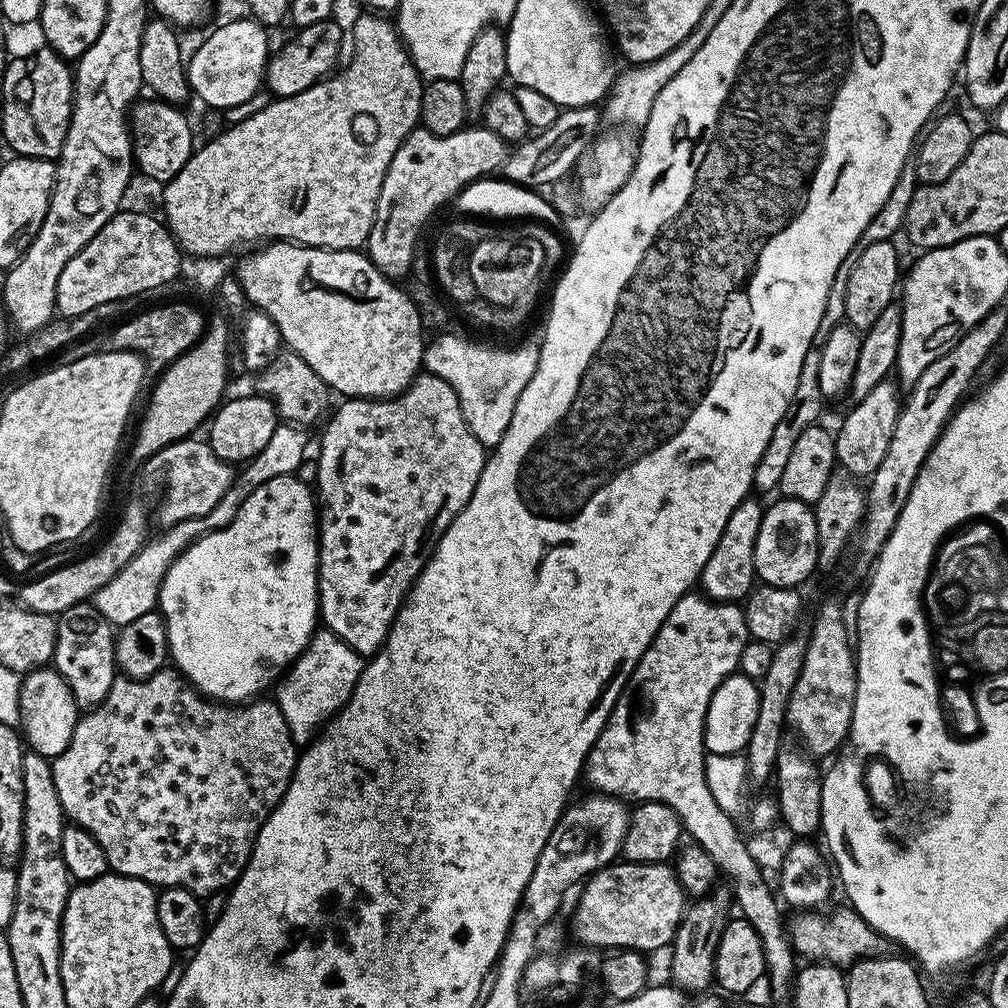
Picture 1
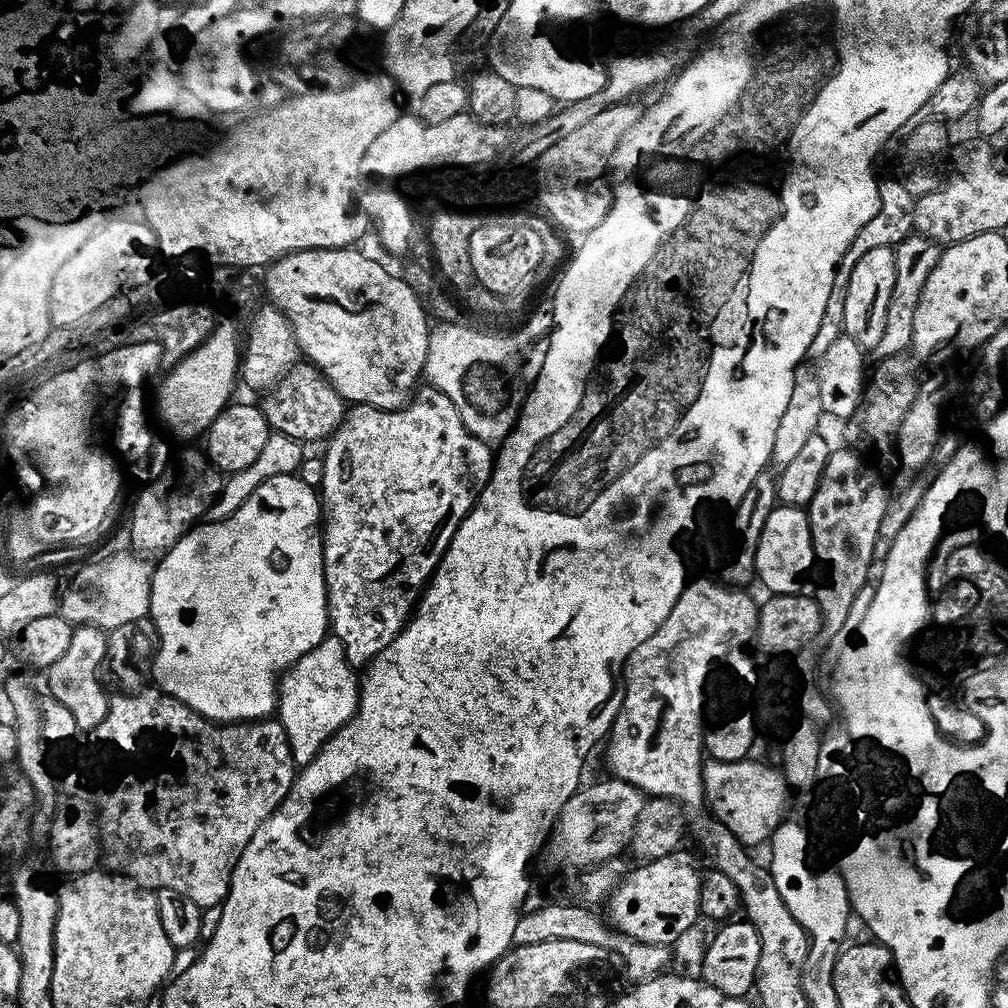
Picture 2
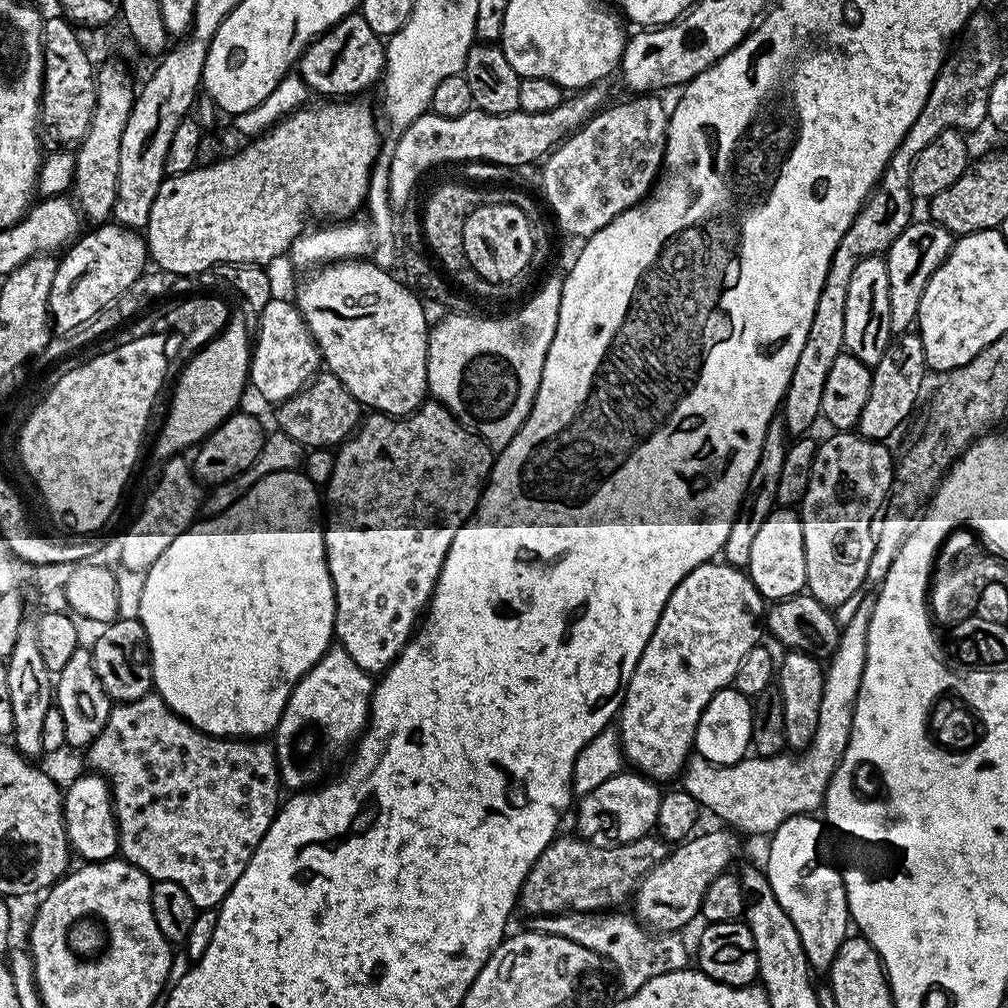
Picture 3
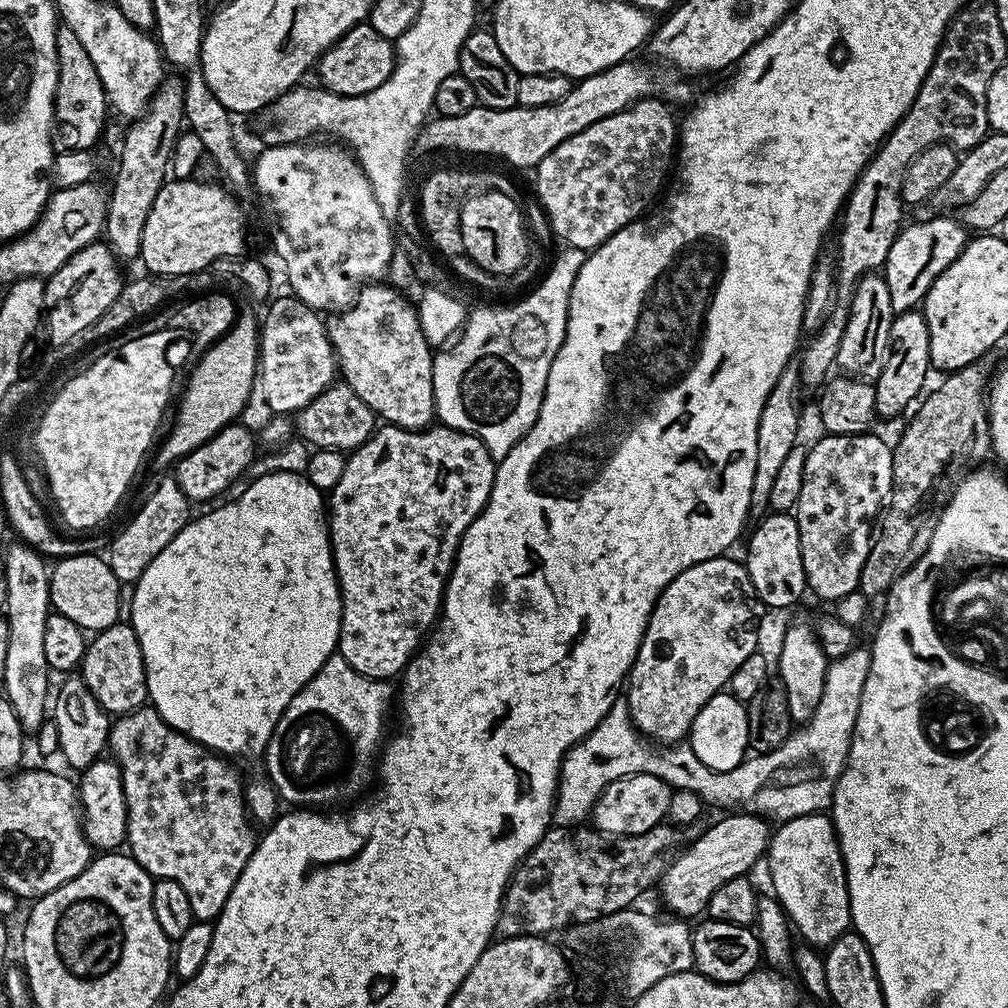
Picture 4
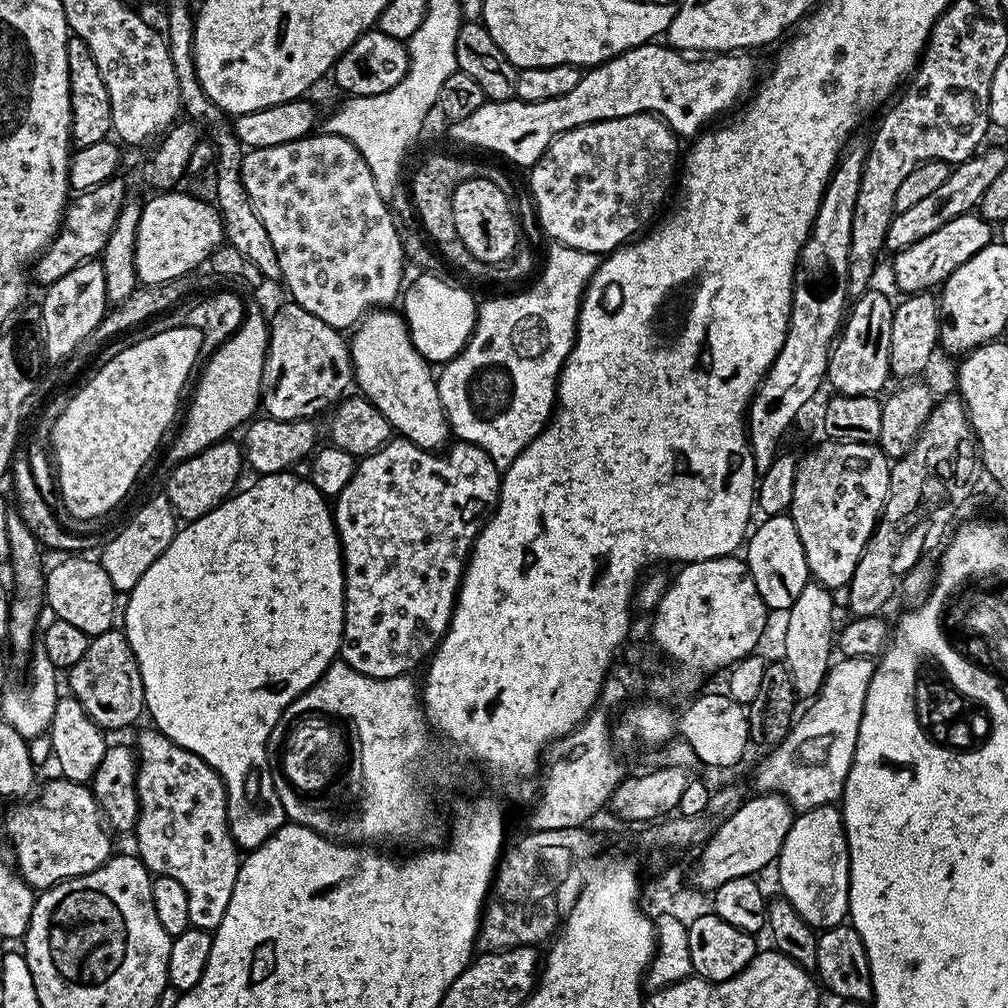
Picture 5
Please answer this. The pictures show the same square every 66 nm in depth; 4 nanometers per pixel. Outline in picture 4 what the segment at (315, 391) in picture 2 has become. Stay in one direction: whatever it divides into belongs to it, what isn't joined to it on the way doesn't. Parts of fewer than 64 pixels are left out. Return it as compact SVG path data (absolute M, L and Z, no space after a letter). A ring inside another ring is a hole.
M333 382L331 386L324 389L310 406L306 406L301 412L295 413L294 428L299 439L313 449L325 448L335 452L349 453L353 448L362 446L372 437L378 427L378 417L349 384Z

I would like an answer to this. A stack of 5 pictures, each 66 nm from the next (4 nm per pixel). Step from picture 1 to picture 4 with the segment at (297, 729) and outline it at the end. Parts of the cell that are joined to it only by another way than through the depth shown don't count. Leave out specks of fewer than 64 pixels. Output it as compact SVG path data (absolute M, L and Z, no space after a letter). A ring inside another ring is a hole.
M338 654L330 657L318 670L318 674L314 674L314 678L310 678L310 682L306 682L306 686L302 686L302 690L298 690L298 694L294 694L290 706L286 706L286 710L278 718L278 722L274 726L274 734L270 738L268 747L262 757L262 763L268 767L269 777L267 776L267 779L276 789L279 799L283 803L285 800L288 806L328 806L324 804L344 804L347 800L352 799L352 801L355 801L357 799L355 796L367 786L368 775L371 772L373 775L373 760L381 747L382 737L385 735L384 715L388 712L388 699L391 696L393 699L394 688L391 683L371 680L362 674L358 674L358 670L354 670L350 666L350 662L346 662L346 658L342 658ZM310 712L322 712L322 714L326 712L326 714L332 716L332 720L350 736L352 744L356 746L358 764L352 766L350 780L344 780L340 786L332 786L332 788L326 788L326 790L304 792L302 788L294 788L292 784L288 786L284 756L290 754L288 742L290 742L292 726L298 724L298 720L304 718Z

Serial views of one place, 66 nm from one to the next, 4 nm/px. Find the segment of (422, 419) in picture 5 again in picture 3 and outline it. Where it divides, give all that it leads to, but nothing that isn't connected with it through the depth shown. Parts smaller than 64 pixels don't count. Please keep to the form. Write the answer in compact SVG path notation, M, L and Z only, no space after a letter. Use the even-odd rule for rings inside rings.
M364 258L325 264L305 276L308 277L296 288L294 303L320 349L327 371L336 375L357 402L373 413L399 418L415 412L429 395L430 319L420 305L421 297L403 279L395 280L392 272L382 270Z

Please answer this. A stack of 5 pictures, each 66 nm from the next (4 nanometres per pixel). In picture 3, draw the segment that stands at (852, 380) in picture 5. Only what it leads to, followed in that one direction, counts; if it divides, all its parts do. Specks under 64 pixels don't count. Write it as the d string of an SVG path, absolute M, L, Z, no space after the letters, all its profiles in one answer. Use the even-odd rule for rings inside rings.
M867 256L854 266L854 274L850 274L850 286L846 290L846 334L844 346L847 352L863 364L875 366L886 354L889 344L893 343L894 333L890 326L890 278L888 277L887 259L880 256Z

